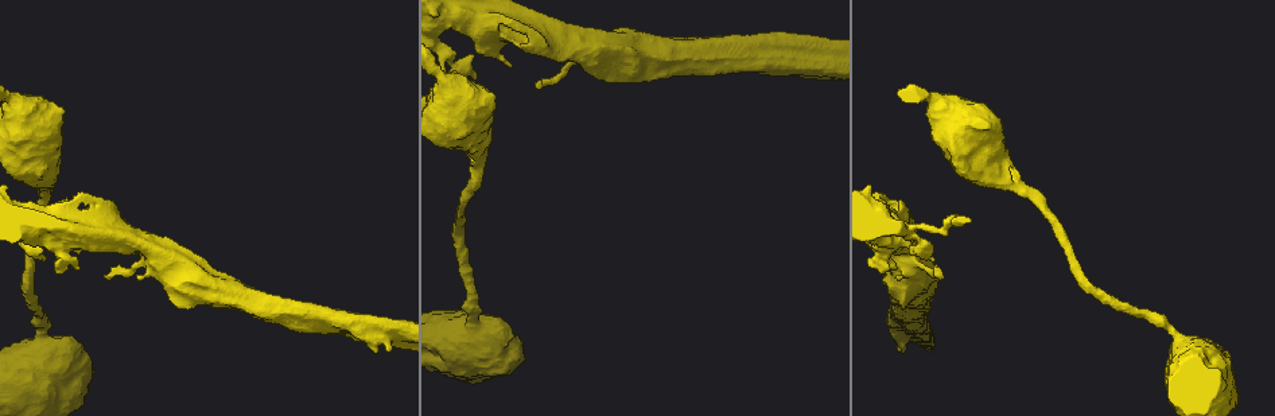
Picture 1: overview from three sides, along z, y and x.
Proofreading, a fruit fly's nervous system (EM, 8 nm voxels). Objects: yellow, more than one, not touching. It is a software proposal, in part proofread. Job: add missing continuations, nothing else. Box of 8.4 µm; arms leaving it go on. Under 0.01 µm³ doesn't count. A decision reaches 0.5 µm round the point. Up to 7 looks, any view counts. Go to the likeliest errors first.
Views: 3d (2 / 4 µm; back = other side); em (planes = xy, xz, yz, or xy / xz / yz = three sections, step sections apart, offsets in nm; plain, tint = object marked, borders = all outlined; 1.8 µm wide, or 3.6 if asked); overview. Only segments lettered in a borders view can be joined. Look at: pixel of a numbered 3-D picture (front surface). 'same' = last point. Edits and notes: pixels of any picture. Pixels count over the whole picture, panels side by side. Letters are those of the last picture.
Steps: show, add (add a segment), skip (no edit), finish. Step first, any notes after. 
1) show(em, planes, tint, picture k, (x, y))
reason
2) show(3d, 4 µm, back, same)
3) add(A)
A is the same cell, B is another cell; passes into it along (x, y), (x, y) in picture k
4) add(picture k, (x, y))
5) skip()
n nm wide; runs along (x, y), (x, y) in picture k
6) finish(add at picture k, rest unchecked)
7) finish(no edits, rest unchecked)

show(em, xz, step 4, tint, picture 1, (934, 260))
an open end

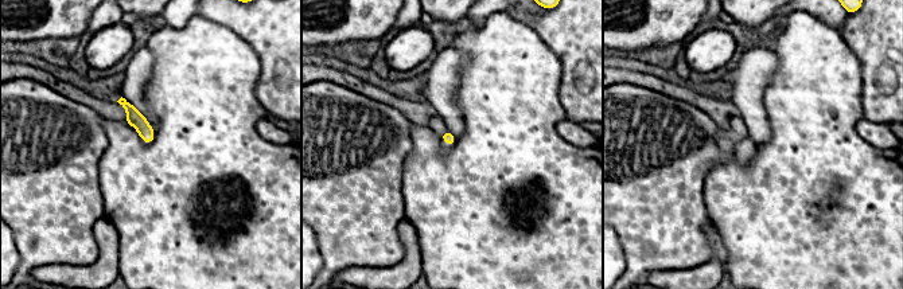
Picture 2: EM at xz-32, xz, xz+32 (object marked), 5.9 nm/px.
show(em, planes, borders, same)
cut it another way

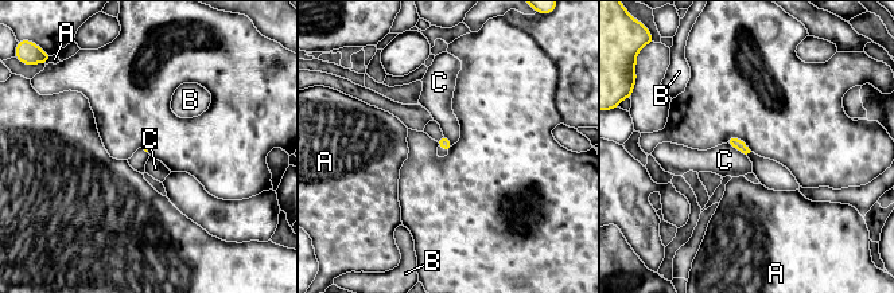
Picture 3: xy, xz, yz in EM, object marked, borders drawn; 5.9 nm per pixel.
skip()
C touches over 150 nm; A, B and C are other cells; border along (726, 143), (746, 155) in picture 3; no lettered segment goes on from it

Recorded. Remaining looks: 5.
show(em, planes, borders, picture 1, (882, 194))
an open end

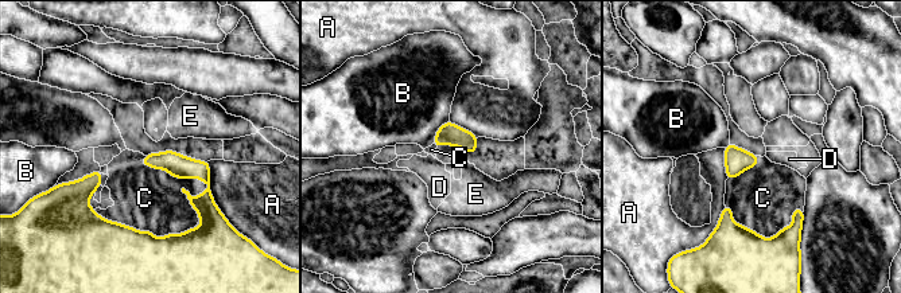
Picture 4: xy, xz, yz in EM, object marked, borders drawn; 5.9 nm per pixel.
add(C)
C is the same cell, A, B, D and E are other cells; passes into it along (181, 167), (197, 178), (159, 195) in picture 4; it goes on there

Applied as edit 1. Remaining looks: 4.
show(overview)
redraw

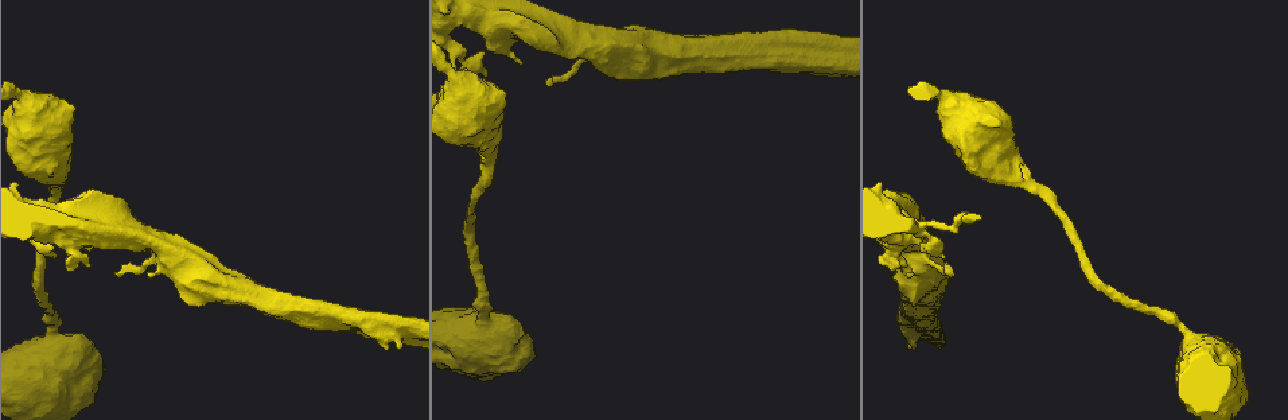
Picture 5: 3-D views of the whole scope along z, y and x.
show(em, 3.6 µm, planes, tint, picture 5, (1006, 172))
calibre changes

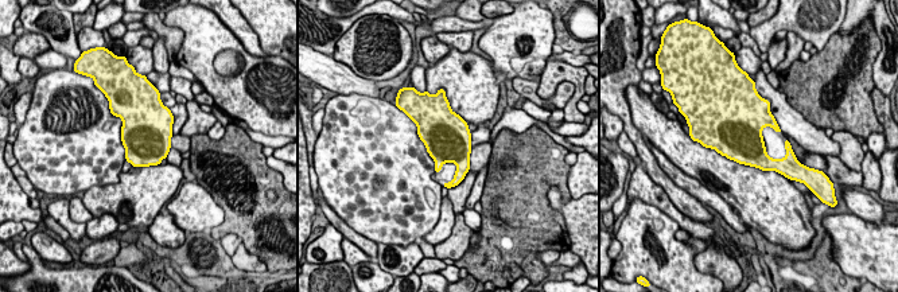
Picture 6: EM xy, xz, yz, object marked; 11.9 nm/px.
show(em, 3.6 µm, planes, borders, same)
what lies round it

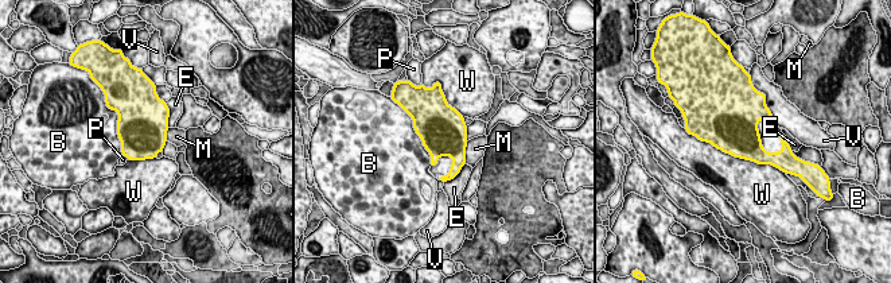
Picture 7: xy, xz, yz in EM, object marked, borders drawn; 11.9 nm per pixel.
skip()
W touches over 1050 nm; B, E, M, P, V and W are other cells; border along (700, 139), (781, 171) in picture 7; none of them fits

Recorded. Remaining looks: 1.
finish(add at picture 4, rest unchecked)

